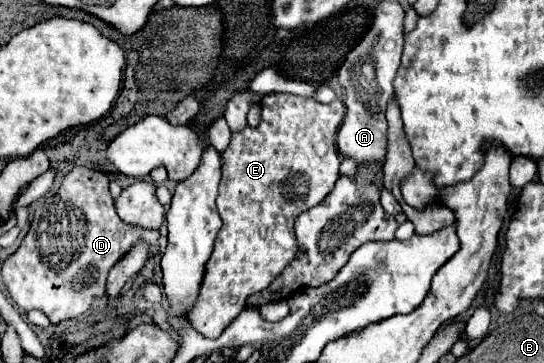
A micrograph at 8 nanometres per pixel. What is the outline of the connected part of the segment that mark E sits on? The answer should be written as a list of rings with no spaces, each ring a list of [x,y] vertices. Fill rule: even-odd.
[[[268,94],[260,102],[262,122],[258,128],[246,126],[232,132],[230,146],[222,152],[222,182],[220,196],[216,200],[222,218],[214,252],[206,262],[204,280],[200,292],[186,312],[186,320],[206,338],[216,338],[224,328],[244,310],[250,294],[262,292],[282,270],[294,260],[298,244],[294,236],[294,220],[304,210],[320,204],[340,178],[340,152],[336,148],[336,132],[346,114],[346,106],[340,100],[322,104],[316,100],[300,98],[294,94]]]

